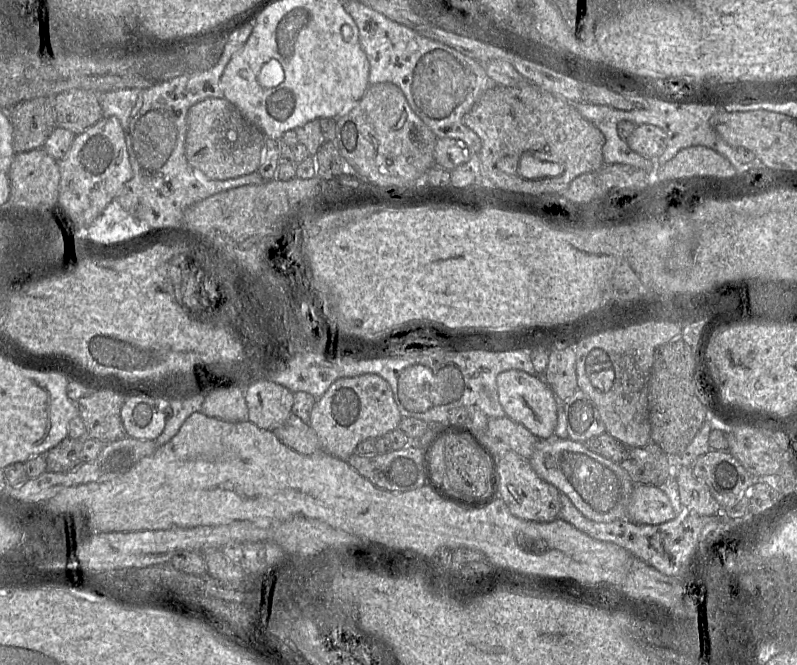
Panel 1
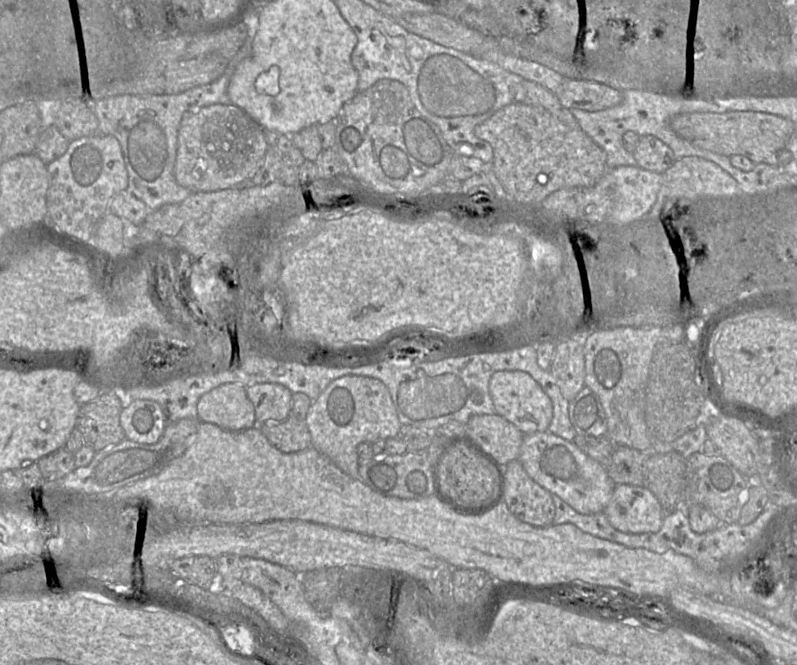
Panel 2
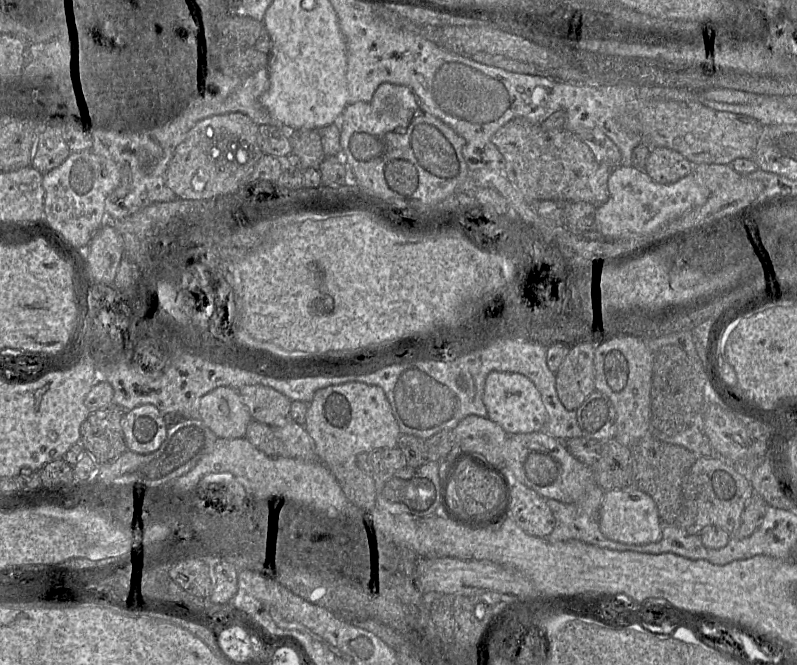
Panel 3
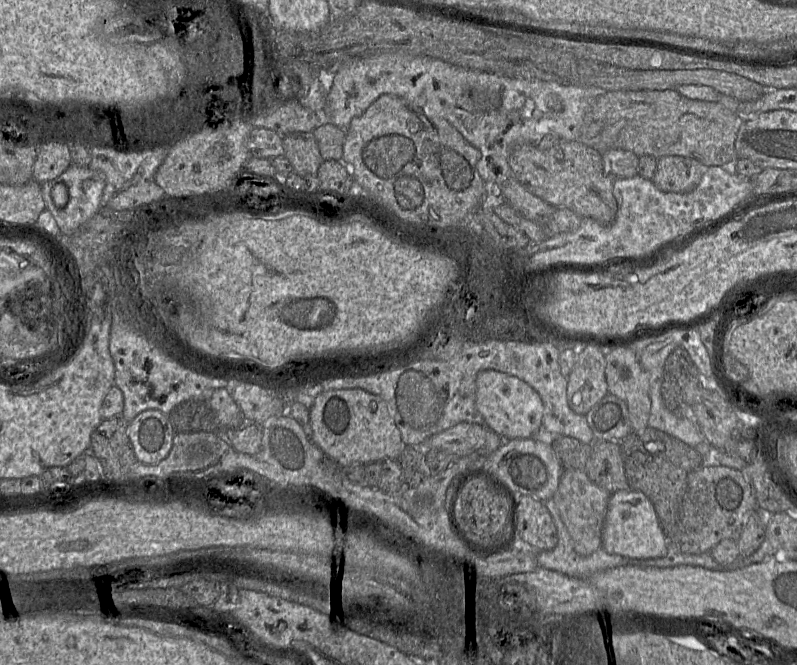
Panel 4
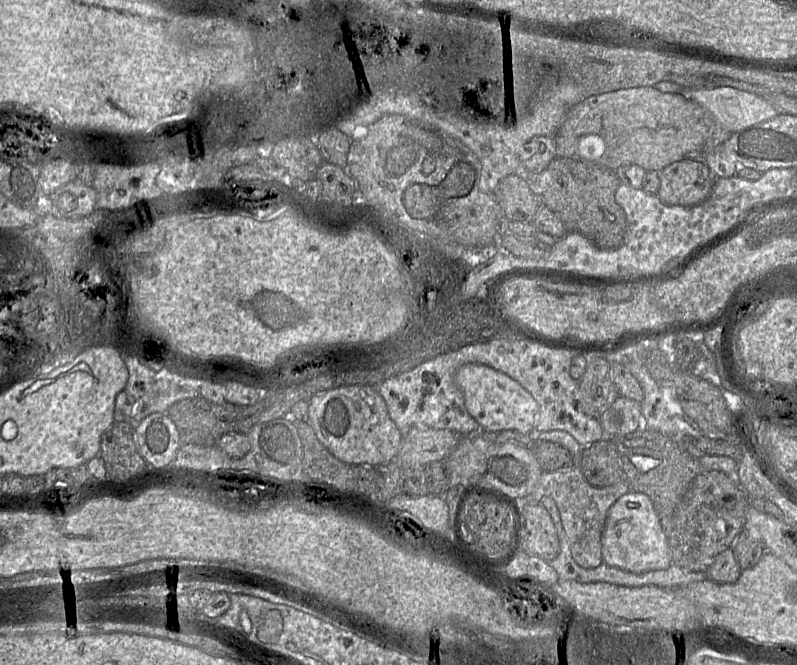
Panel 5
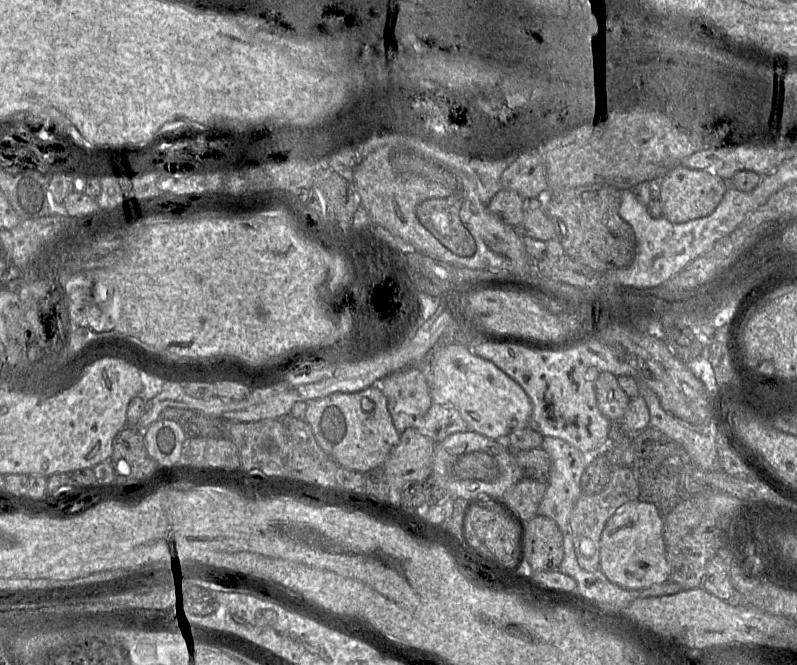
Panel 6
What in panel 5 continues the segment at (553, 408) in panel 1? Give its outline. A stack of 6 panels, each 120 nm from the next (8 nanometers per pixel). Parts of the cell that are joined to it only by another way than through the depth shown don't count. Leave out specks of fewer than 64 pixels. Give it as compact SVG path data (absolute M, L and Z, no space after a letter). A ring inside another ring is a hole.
M465 364L456 371L455 383L463 393L466 410L478 422L481 430L541 433L535 431L538 403L519 382L508 375L486 365Z

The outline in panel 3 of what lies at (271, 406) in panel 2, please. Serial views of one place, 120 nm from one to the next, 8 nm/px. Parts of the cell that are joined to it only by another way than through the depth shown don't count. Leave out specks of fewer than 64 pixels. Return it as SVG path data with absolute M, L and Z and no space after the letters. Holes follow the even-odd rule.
M250 385L239 389L252 420L269 426L283 425L289 421L291 401L277 390L264 385Z

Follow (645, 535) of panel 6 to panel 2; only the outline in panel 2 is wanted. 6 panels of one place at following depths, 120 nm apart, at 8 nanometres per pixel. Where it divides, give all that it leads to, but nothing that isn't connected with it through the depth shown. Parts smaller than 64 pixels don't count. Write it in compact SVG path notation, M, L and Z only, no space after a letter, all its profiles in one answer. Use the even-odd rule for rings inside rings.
M618 484L603 511L609 523L624 533L656 533L665 516L657 497L646 487Z

